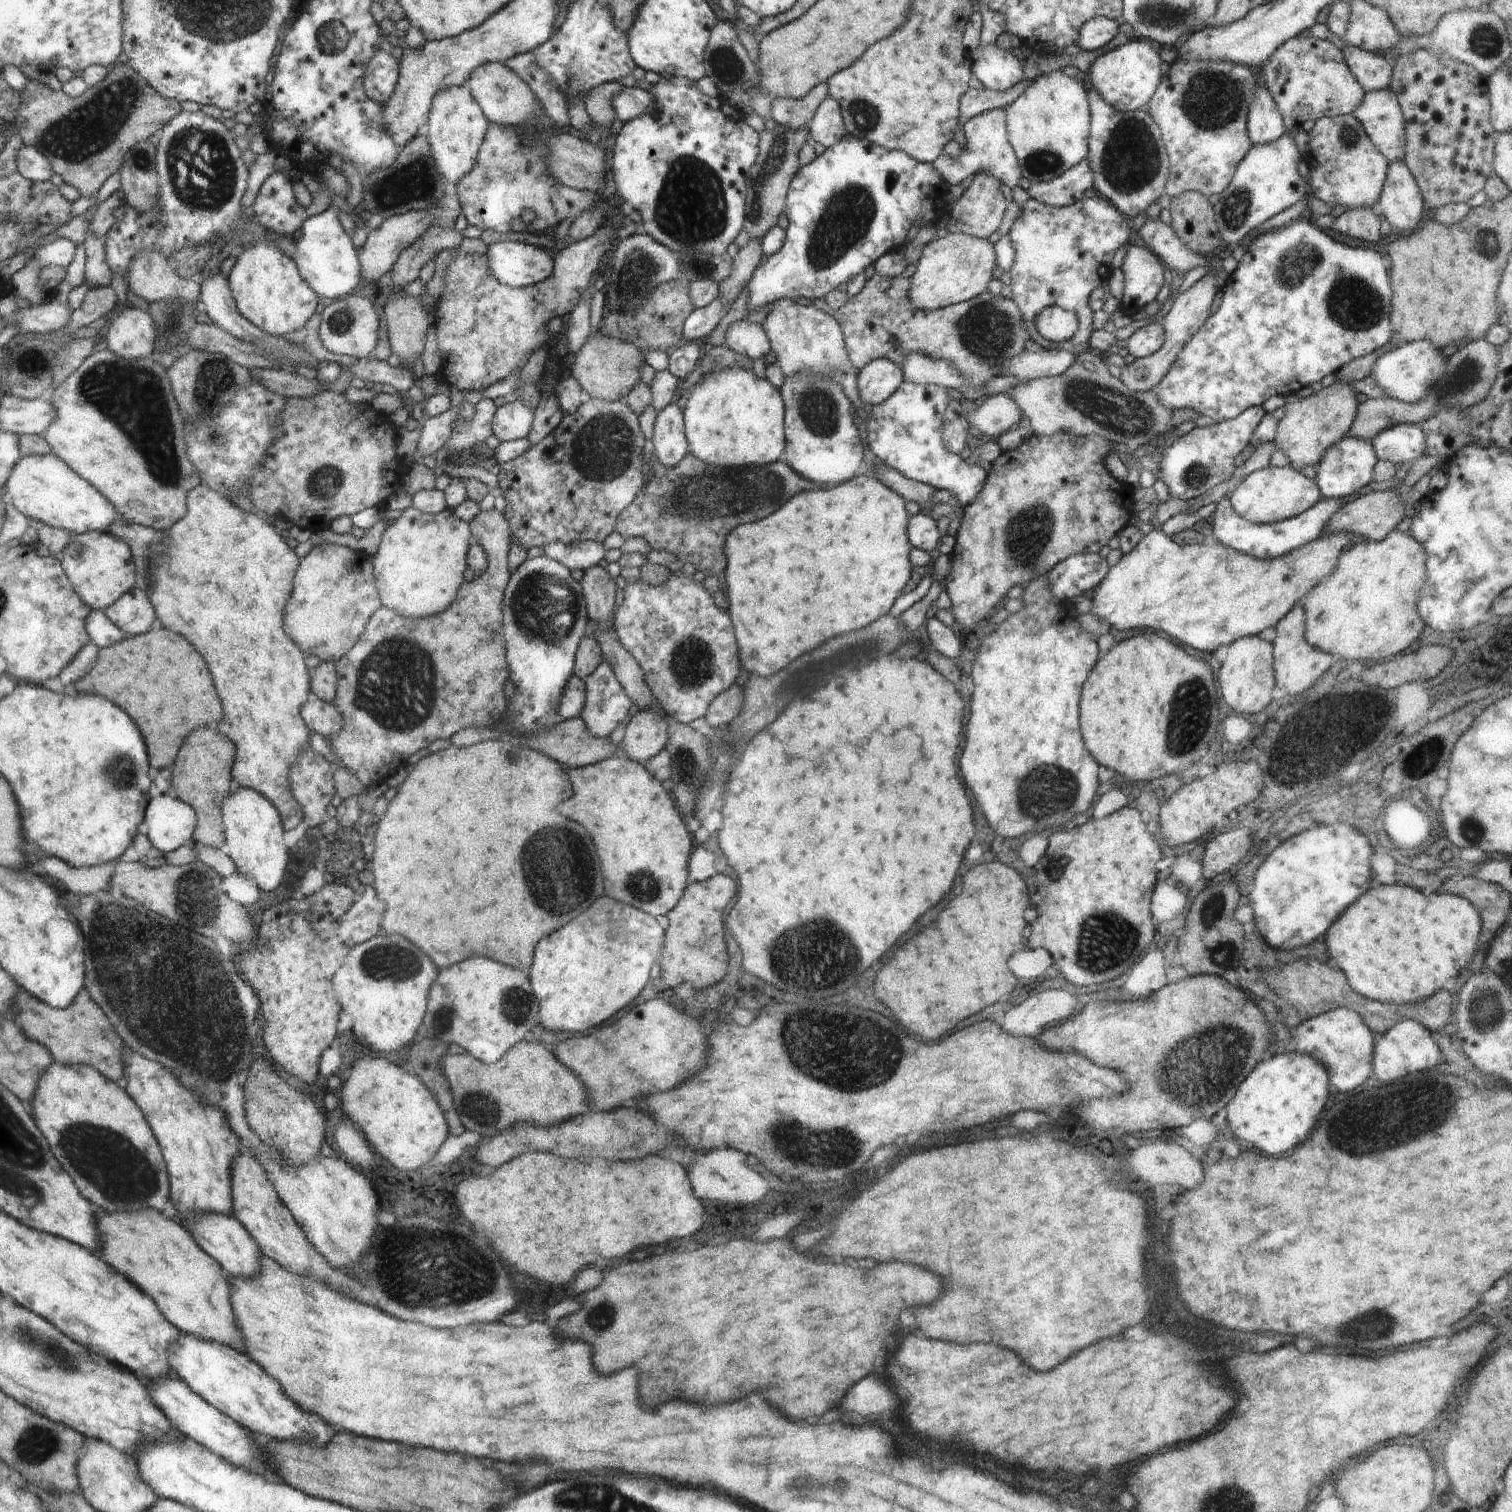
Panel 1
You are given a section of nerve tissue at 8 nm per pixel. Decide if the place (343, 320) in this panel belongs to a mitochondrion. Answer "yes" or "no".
yes

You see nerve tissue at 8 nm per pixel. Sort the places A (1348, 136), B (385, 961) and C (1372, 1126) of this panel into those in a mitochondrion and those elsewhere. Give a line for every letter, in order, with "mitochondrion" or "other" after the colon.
A: mitochondrion
B: mitochondrion
C: mitochondrion

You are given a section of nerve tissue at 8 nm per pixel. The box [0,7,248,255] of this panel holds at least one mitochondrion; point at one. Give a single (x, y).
(83, 132)

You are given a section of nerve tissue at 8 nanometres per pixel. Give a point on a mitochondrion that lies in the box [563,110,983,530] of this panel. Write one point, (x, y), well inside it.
(691, 208)

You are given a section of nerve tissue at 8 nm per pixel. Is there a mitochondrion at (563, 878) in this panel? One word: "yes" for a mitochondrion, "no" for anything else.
yes

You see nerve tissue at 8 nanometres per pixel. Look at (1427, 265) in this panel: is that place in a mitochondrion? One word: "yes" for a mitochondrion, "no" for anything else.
no

